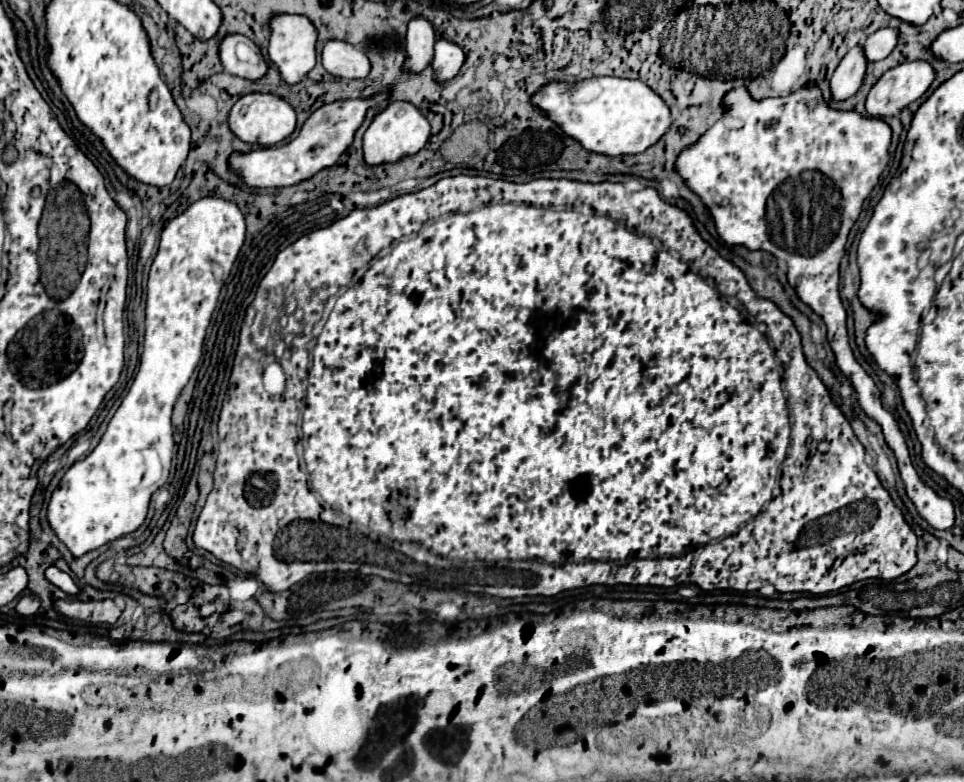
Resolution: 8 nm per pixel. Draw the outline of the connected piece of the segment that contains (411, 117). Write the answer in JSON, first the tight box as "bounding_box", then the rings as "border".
{"bounding_box":[364,102,430,166],"border":[[[390,102],[386,110],[374,116],[370,128],[364,134],[364,160],[370,166],[378,164],[394,164],[406,156],[414,156],[420,152],[430,138],[430,124],[420,114],[418,108],[414,108],[408,102]]]}

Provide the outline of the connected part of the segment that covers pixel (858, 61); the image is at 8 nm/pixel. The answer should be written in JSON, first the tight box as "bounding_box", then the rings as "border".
{"bounding_box":[830,46,866,102],"border":[[[856,46],[842,58],[842,62],[838,64],[838,68],[830,80],[832,98],[836,102],[840,102],[840,100],[854,96],[858,92],[858,88],[862,86],[864,72],[866,72],[866,58],[864,58],[860,46]]]}

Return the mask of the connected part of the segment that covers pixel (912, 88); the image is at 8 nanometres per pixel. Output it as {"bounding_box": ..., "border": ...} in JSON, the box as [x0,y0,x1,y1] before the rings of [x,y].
{"bounding_box":[866,62,934,118],"border":[[[908,62],[888,70],[866,98],[866,114],[872,118],[896,116],[908,104],[918,100],[934,80],[928,62]]]}

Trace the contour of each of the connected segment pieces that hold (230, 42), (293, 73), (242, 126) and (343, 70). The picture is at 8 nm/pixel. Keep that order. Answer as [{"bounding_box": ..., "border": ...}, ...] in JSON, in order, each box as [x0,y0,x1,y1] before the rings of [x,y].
[{"bounding_box":[220,34,268,80],"border":[[[240,34],[224,38],[220,46],[220,60],[224,72],[246,80],[260,80],[268,72],[268,64],[262,58],[260,48],[250,38]]]},{"bounding_box":[268,14,318,84],"border":[[[276,14],[270,20],[270,46],[268,56],[280,68],[282,80],[286,84],[300,82],[316,64],[316,42],[318,30],[308,16],[302,14]]]},{"bounding_box":[228,94,296,146],"border":[[[246,94],[242,96],[230,110],[230,116],[228,116],[228,124],[230,124],[230,130],[244,142],[250,142],[250,144],[260,144],[260,146],[272,146],[272,144],[278,144],[282,140],[286,140],[294,128],[296,128],[296,112],[294,108],[282,100],[280,96],[274,96],[274,94]]]},{"bounding_box":[322,40,372,80],"border":[[[340,40],[326,42],[322,50],[322,64],[332,76],[348,80],[366,78],[372,70],[368,56],[360,48]]]}]

